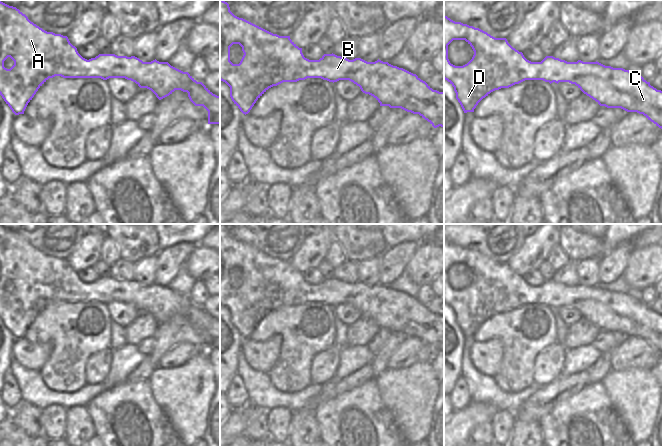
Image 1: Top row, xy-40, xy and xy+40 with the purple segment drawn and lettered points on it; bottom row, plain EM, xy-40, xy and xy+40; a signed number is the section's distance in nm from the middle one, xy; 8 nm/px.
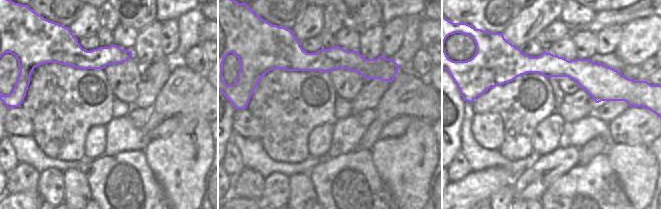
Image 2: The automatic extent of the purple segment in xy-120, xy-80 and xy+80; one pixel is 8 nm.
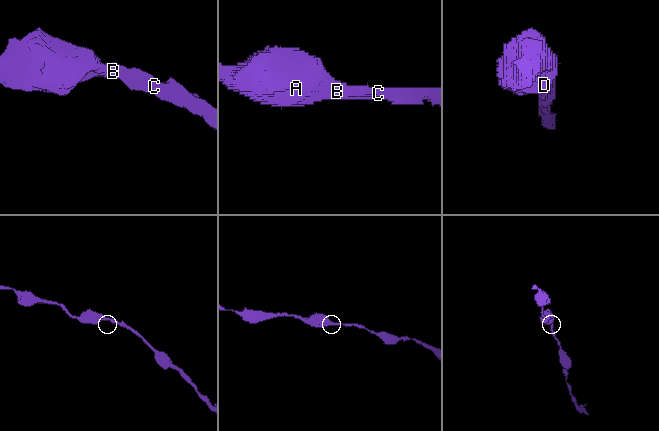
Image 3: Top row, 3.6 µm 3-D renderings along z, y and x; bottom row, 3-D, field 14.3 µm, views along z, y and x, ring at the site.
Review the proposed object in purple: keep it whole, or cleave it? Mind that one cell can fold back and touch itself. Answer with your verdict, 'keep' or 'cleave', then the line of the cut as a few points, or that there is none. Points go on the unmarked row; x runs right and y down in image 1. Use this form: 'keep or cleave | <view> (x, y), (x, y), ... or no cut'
keep | no cut

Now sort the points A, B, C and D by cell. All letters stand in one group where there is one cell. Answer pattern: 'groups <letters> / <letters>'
groups A B C D

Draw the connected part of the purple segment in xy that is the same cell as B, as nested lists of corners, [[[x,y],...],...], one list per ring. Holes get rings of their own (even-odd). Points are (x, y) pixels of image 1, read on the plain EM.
[[[220,224],[220,304],[230,311],[230,321],[243,338],[248,338],[256,325],[271,311],[283,306],[297,306],[307,302],[321,302],[329,306],[349,304],[365,318],[373,320],[380,330],[401,332],[419,338],[434,352],[444,352],[444,316],[433,314],[403,292],[377,284],[367,286],[361,282],[349,284],[335,278],[324,278],[319,284],[304,281],[290,260],[273,258],[243,242],[235,240],[229,228]],[[239,268],[244,277],[239,288],[230,285],[230,271]]]

